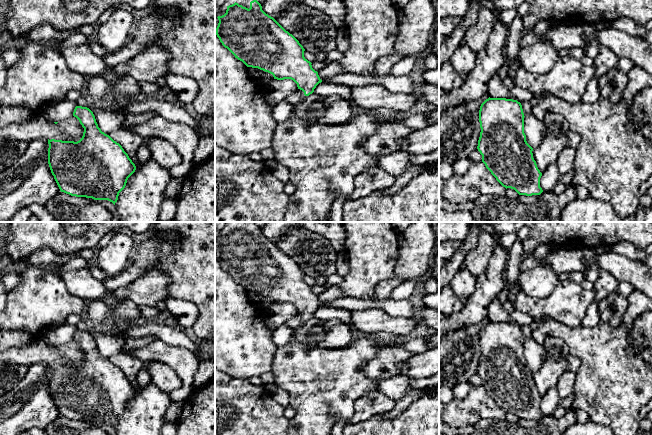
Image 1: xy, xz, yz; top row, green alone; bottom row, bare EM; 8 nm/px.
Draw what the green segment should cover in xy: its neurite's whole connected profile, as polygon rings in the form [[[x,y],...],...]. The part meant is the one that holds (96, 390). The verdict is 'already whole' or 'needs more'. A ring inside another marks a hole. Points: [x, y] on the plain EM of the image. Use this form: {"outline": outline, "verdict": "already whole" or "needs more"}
{"outline": [[[76,330],[73,340],[84,352],[83,360],[77,366],[48,363],[48,388],[51,397],[61,416],[76,421],[108,424],[115,429],[136,390],[122,370],[101,355],[89,332]]], "verdict": "already whole"}

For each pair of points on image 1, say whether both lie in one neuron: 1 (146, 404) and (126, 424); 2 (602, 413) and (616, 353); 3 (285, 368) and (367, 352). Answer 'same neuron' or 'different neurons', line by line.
1: same neuron
2: same neuron
3: same neuron

